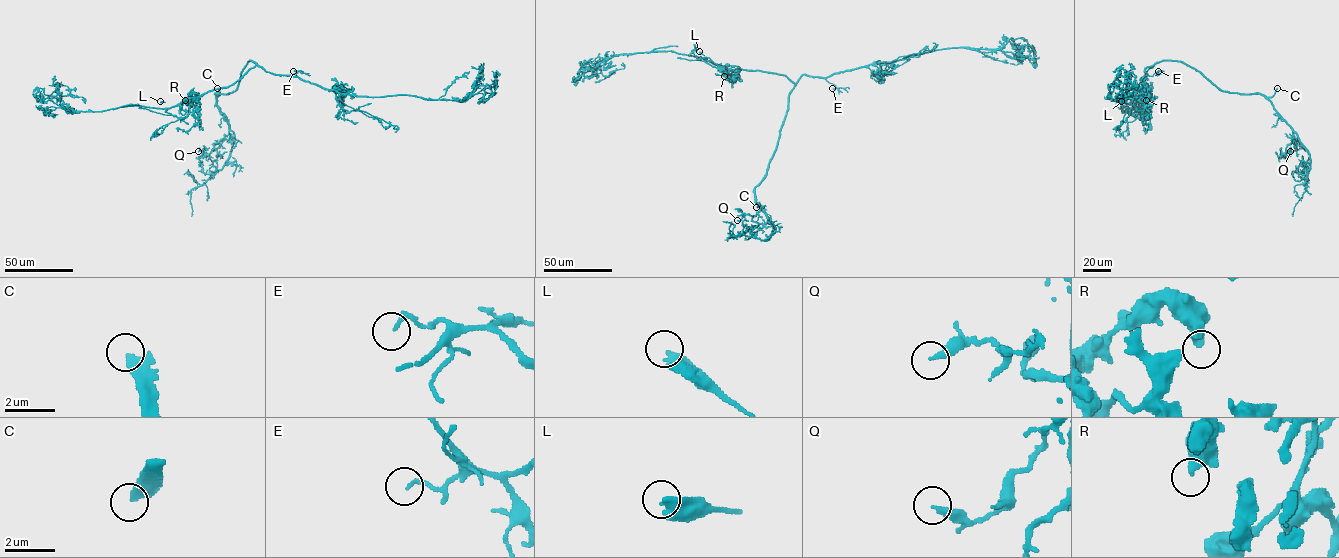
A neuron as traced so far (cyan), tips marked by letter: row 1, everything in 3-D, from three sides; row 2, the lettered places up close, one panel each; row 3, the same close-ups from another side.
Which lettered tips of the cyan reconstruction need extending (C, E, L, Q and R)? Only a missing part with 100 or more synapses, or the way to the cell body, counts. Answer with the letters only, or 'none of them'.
C

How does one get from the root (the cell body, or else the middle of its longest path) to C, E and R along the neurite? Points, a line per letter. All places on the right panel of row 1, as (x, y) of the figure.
C: (1151, 66), (1161, 61), (1180, 60), (1230, 92), (1270, 97), (1277, 88)
E: (1151, 66), (1145, 69), (1147, 74), (1152, 76), (1158, 71)
R: (1151, 66), (1135, 97), (1139, 101), (1146, 100)

